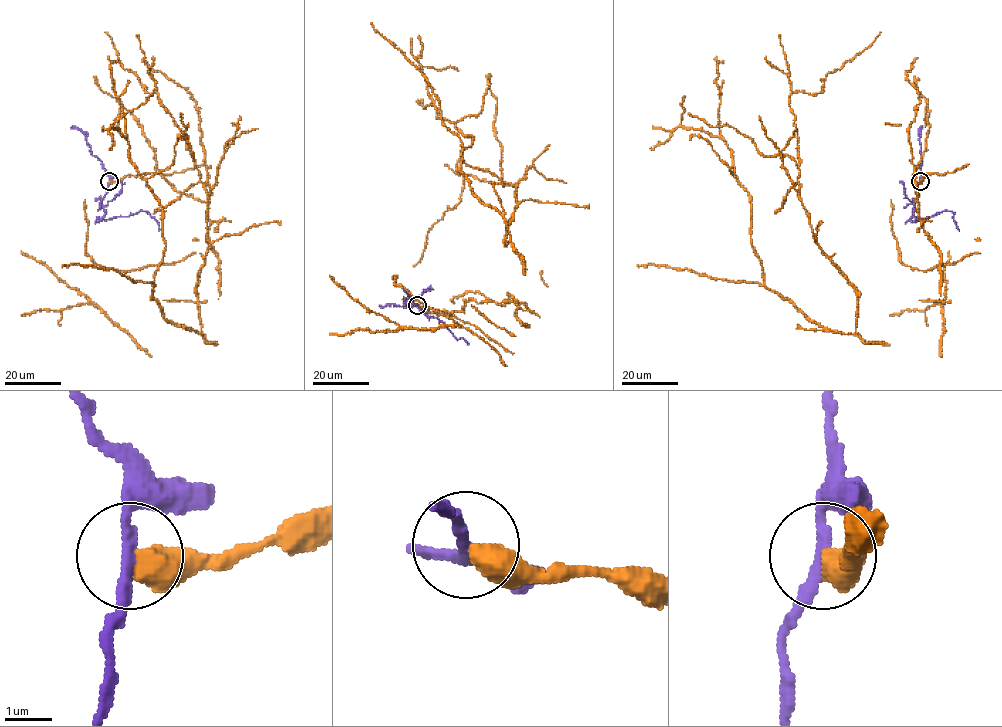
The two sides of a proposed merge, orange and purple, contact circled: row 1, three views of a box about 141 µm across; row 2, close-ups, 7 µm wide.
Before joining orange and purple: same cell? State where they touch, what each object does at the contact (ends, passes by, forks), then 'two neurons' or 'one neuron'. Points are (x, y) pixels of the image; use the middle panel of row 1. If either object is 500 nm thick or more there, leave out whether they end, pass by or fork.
at (417, 305); two neurons

